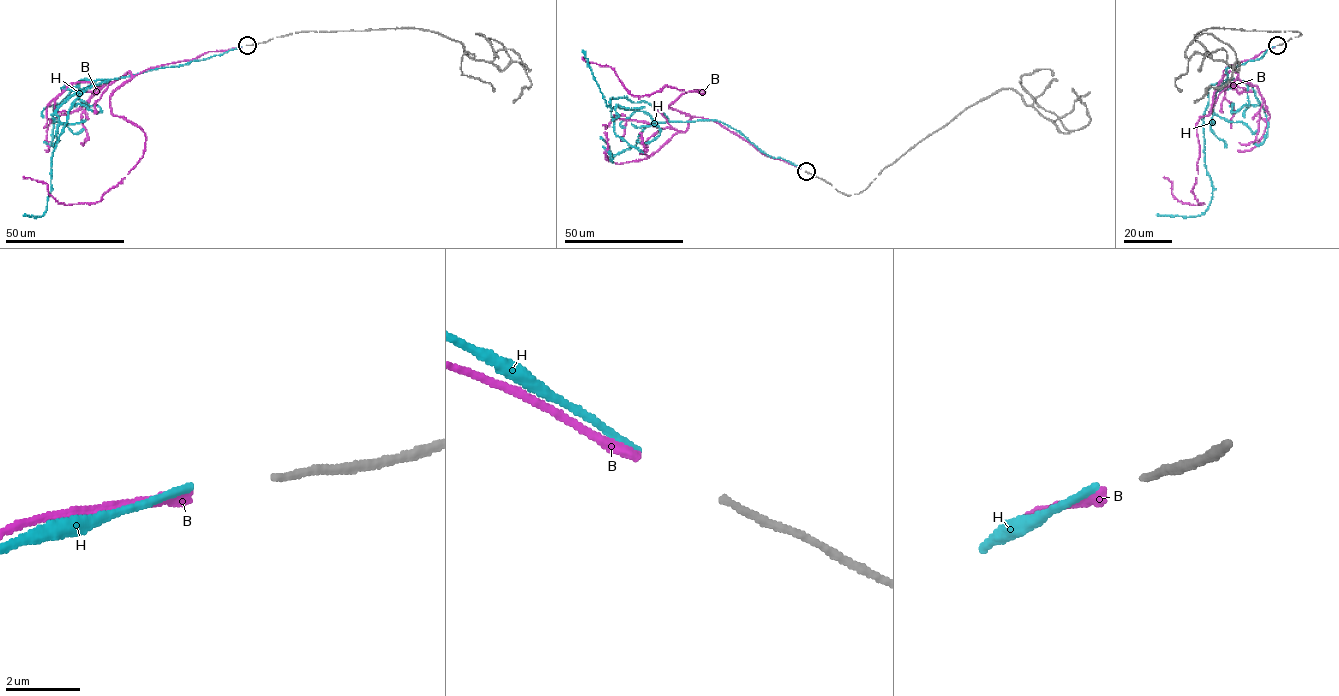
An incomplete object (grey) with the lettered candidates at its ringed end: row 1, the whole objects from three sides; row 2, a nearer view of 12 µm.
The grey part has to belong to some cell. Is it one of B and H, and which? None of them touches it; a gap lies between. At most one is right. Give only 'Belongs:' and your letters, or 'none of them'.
Belongs: B

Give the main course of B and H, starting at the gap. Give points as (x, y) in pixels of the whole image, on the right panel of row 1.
B: (1275, 46), (1228, 66), (1210, 113), (1197, 121), (1192, 192), (1202, 203), (1178, 201), (1163, 177)
H: (1274, 46), (1227, 68), (1227, 78), (1207, 90), (1208, 207), (1197, 216), (1155, 214)

